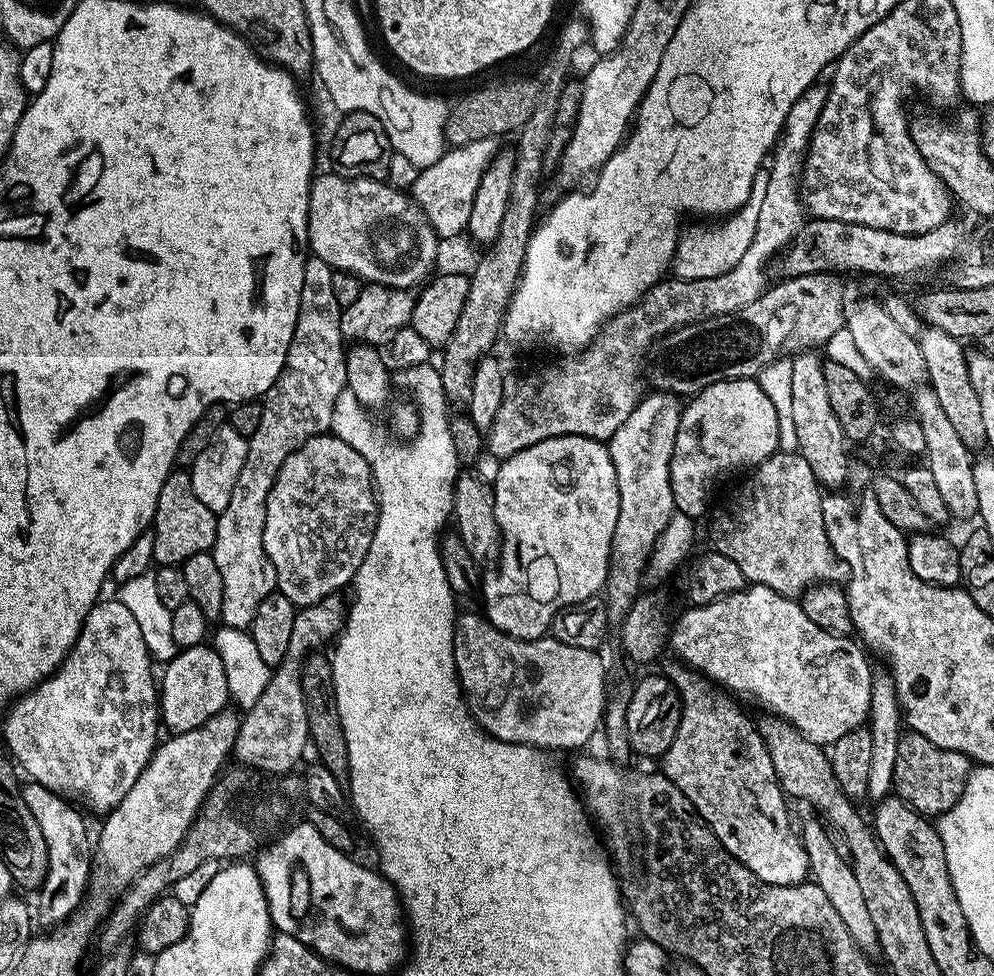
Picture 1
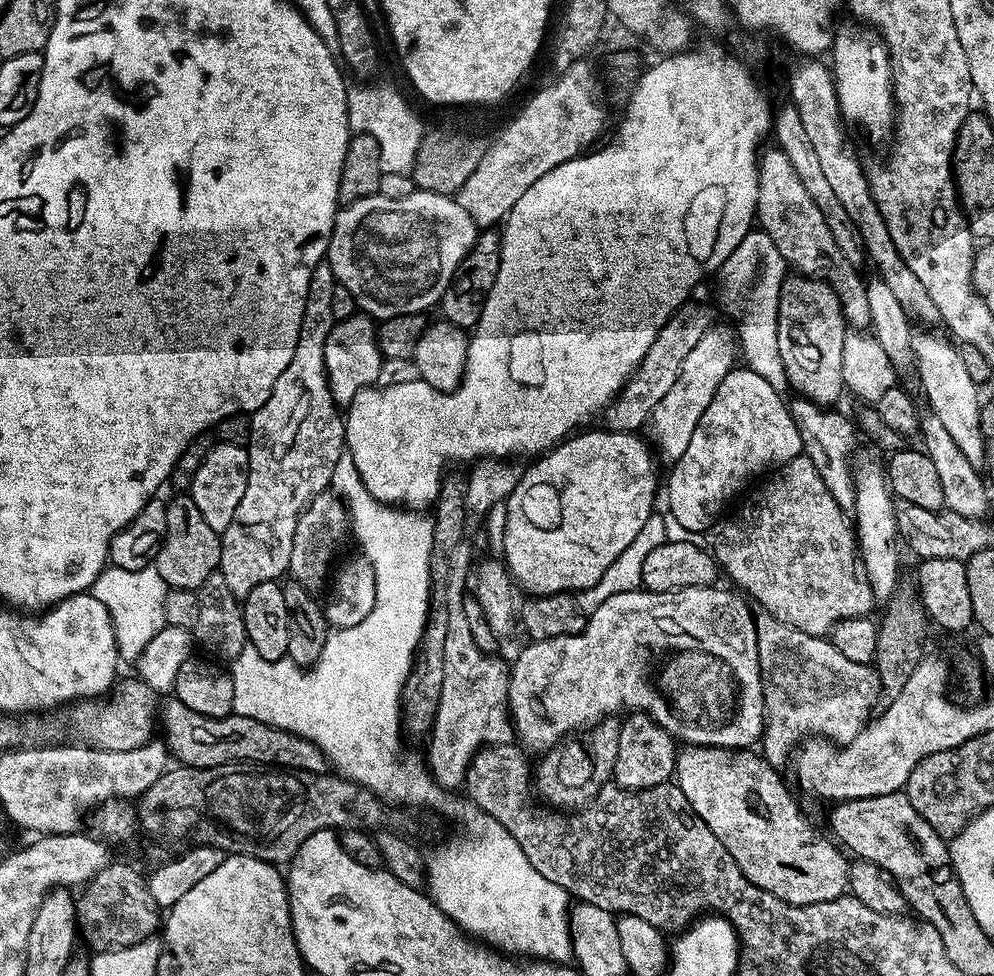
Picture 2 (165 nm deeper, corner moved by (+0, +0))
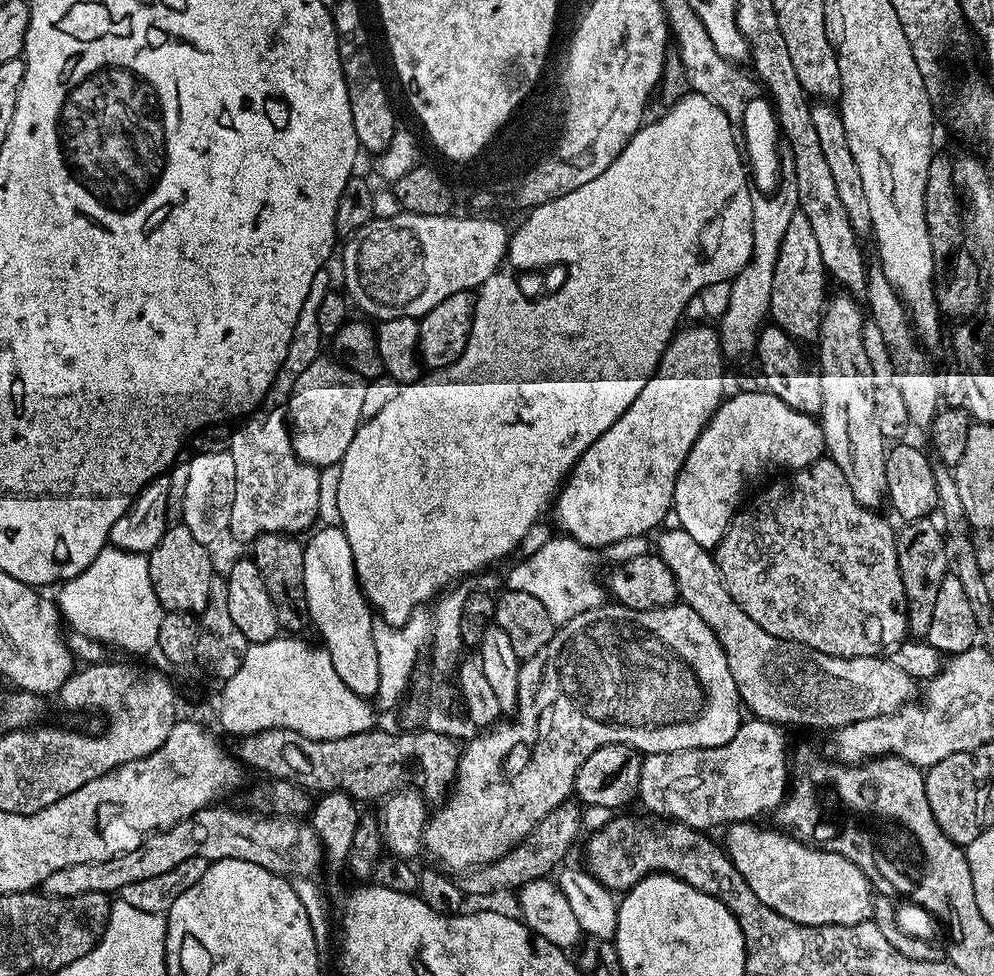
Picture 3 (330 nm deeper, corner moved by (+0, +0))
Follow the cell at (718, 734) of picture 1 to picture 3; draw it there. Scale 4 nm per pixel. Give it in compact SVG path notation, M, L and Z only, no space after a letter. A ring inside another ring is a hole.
M732 822L727 825L723 847L732 859L733 866L746 878L746 886L758 894L760 901L770 910L806 926L823 924L862 924L874 916L874 885L861 870L856 860L848 860L837 852L825 852L795 836L775 827L763 828L757 822Z

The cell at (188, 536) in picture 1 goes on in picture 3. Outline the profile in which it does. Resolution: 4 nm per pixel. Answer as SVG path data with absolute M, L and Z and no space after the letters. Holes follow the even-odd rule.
M181 522L169 526L166 534L162 534L162 542L158 542L158 546L154 546L154 550L147 553L150 582L154 586L154 594L165 612L199 614L206 610L206 602L210 598L210 582L214 575L212 556L208 552L211 552L209 545L198 542L198 538L194 538L194 534L190 534L188 527Z

